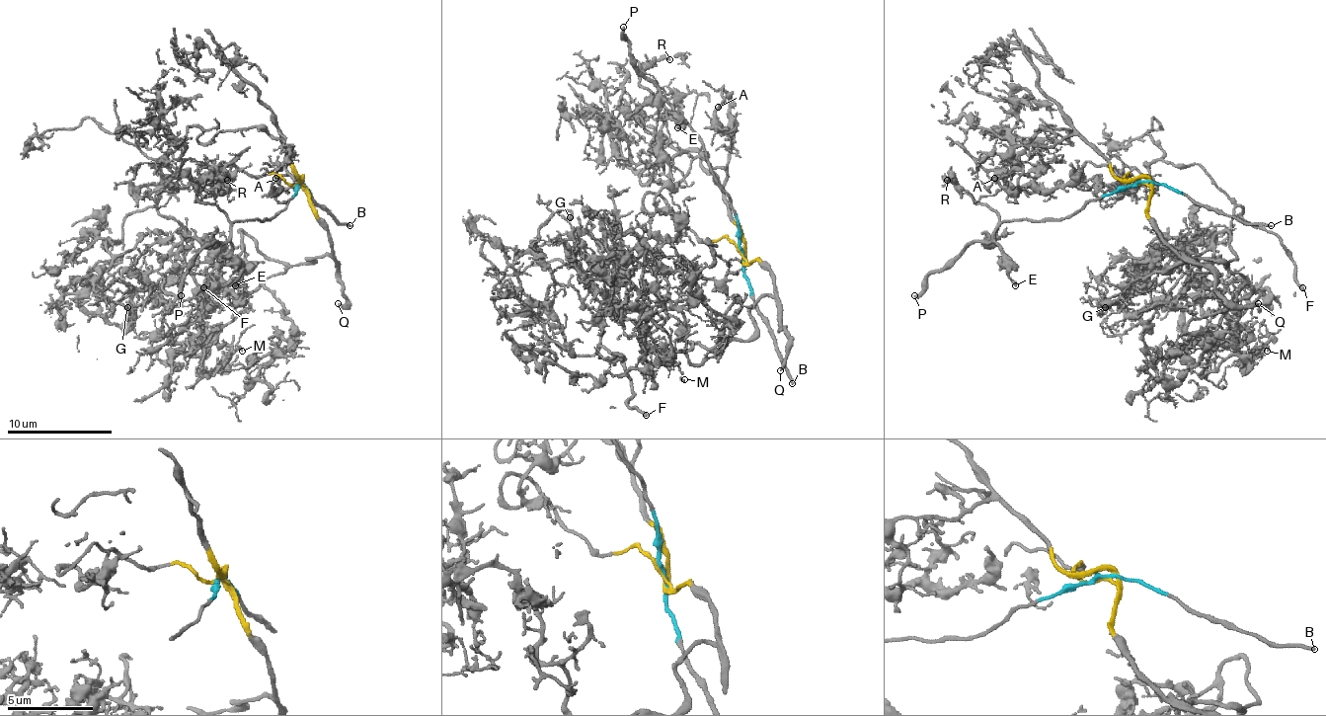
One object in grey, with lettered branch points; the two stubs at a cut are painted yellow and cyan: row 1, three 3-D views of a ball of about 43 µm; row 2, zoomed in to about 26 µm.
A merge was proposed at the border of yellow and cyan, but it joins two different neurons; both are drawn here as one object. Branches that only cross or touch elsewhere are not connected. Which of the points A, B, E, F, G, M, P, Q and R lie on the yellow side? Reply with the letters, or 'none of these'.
A, F, G, M, Q

